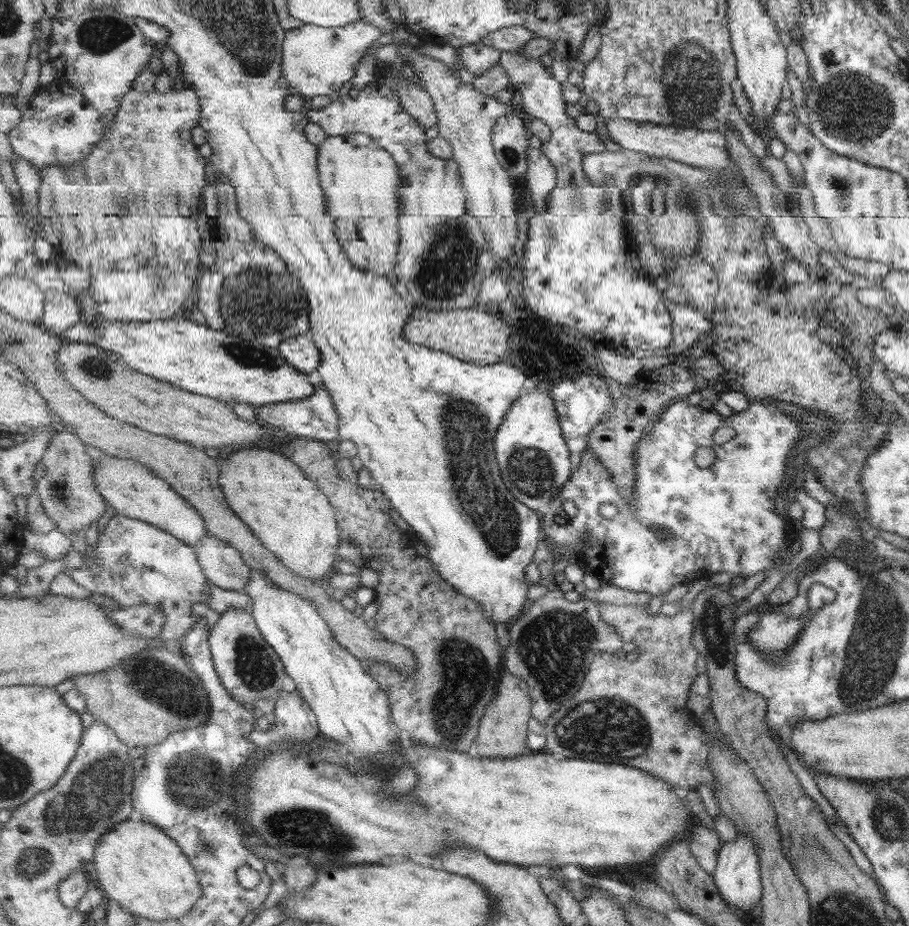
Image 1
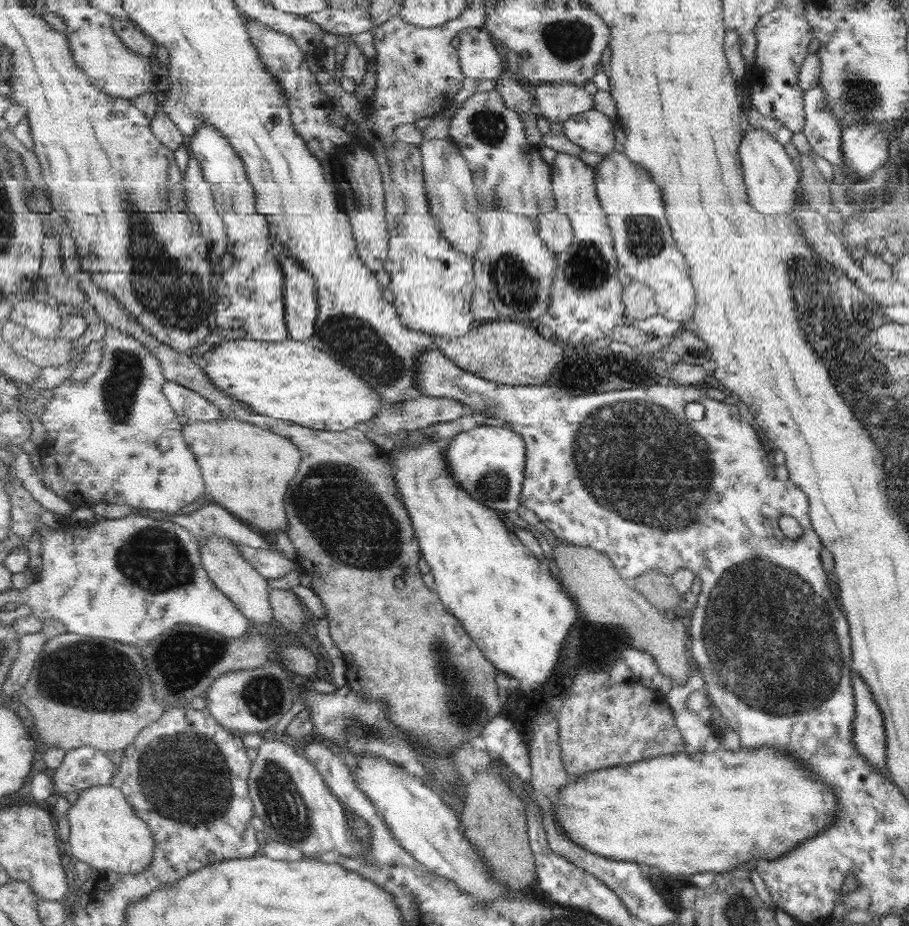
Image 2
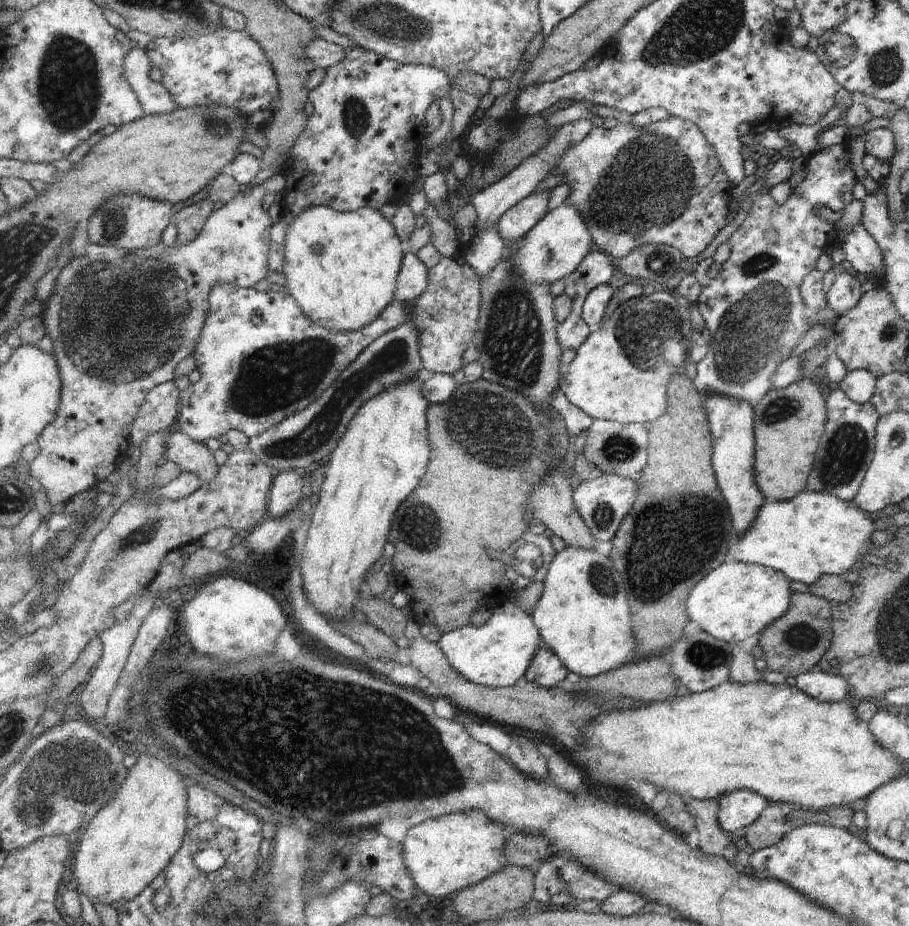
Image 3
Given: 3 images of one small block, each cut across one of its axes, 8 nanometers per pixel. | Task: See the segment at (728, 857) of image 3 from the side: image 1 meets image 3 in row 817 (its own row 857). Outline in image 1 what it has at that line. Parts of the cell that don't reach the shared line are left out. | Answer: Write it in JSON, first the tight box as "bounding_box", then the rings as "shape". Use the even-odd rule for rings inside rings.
{"bounding_box":[691,824,722,874],"shape":[[[697,824],[691,830],[691,850],[697,859],[697,864],[708,874],[716,867],[716,853],[719,852],[722,842],[717,838],[712,828]]]}

